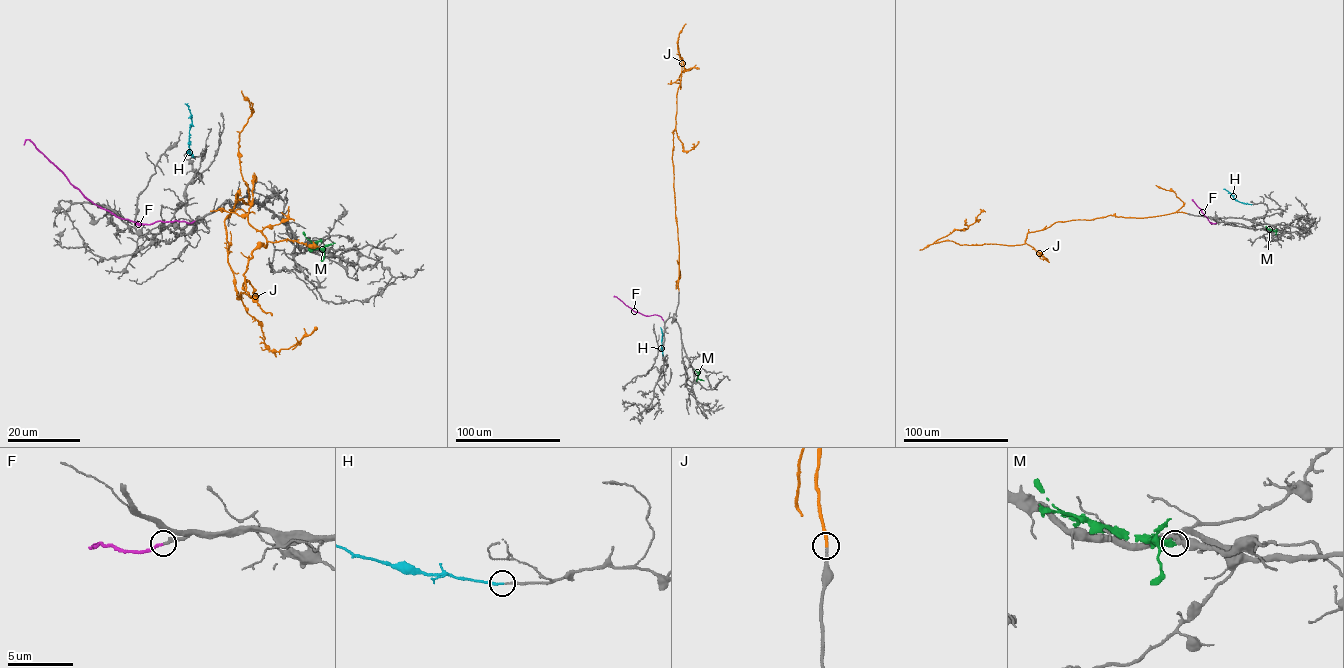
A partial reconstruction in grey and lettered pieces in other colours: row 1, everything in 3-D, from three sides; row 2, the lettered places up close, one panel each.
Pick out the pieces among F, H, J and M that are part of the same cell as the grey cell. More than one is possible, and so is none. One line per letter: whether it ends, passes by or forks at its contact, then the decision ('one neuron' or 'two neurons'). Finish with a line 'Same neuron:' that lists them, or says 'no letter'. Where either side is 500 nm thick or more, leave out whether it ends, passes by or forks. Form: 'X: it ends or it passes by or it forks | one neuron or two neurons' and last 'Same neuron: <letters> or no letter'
F: it ends | one neuron
H: it ends | one neuron
J: it ends | one neuron
M: it ends | two neurons
Same neuron: F, H, J

